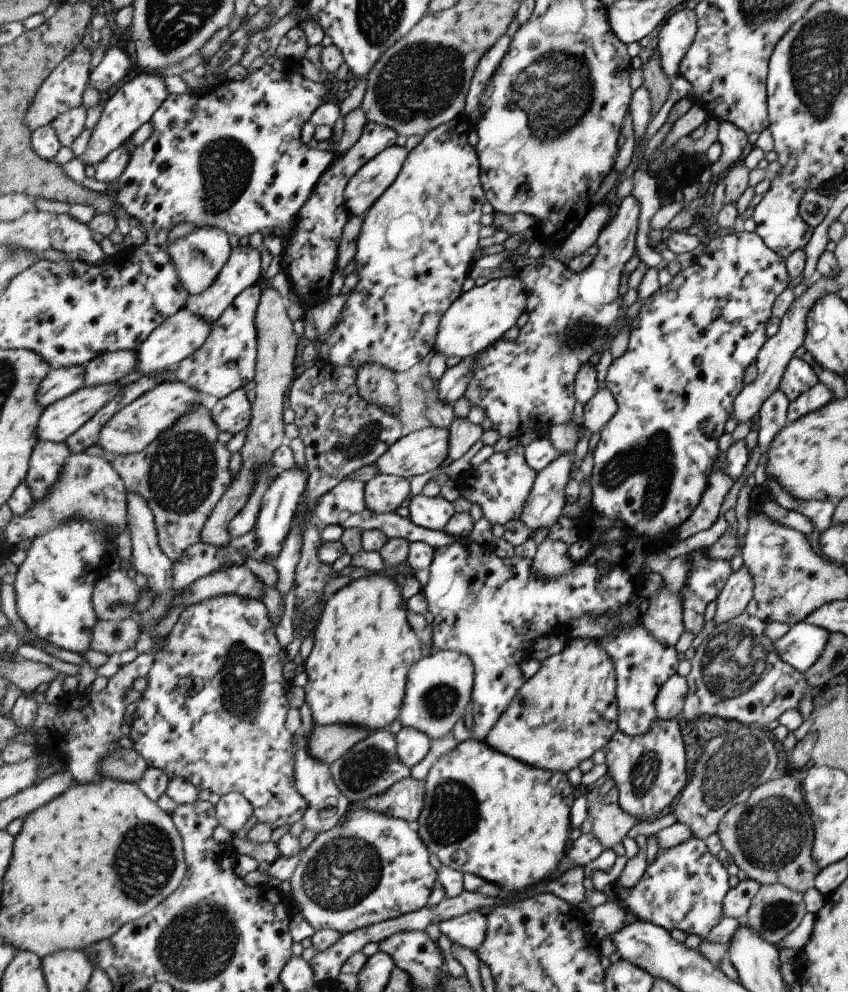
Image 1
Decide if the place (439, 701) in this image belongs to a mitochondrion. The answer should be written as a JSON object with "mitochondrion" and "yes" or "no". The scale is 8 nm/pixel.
{"mitochondrion":"yes"}

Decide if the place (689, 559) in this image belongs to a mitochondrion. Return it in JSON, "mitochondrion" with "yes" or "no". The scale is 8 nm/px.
{"mitochondrion":"no"}

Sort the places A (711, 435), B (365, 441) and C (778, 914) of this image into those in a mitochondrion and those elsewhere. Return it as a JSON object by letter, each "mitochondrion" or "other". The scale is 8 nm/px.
{"A":"other","B":"mitochondrion","C":"mitochondrion"}

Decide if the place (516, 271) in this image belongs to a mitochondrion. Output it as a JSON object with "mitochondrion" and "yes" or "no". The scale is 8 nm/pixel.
{"mitochondrion":"no"}

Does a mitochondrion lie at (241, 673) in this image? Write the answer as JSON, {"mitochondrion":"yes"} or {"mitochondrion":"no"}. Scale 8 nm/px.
{"mitochondrion":"yes"}

